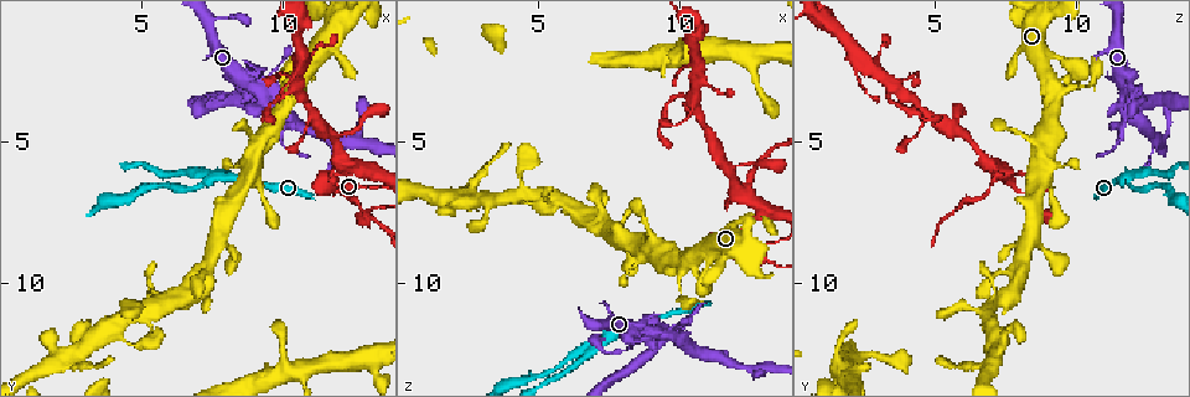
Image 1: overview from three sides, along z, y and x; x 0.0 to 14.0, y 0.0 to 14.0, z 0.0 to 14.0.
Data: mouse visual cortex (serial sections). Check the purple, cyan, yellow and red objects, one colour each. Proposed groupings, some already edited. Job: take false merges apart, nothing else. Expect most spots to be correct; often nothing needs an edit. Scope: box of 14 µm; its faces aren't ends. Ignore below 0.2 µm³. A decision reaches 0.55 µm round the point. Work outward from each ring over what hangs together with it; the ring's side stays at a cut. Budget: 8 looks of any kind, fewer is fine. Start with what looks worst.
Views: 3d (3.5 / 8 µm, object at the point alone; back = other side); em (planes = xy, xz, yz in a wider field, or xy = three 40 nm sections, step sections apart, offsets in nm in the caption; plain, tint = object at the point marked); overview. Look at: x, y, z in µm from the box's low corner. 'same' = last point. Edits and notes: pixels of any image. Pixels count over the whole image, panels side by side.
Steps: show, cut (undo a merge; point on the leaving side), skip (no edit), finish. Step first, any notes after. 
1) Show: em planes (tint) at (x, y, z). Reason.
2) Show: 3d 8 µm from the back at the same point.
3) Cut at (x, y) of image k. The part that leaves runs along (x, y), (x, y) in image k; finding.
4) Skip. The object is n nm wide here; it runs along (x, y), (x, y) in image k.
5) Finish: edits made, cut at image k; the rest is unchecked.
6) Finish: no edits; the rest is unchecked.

Show: 3d 3.5 µm at (7.5, 6.2, 11.8). Branch point.

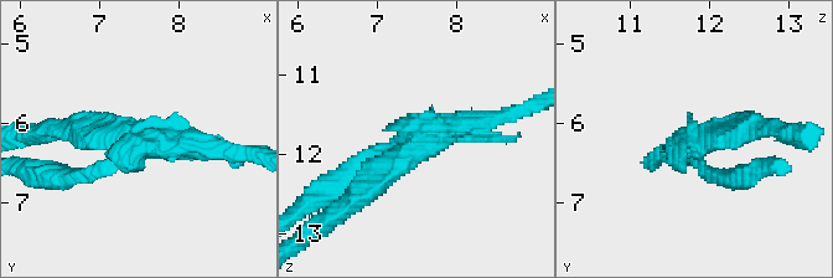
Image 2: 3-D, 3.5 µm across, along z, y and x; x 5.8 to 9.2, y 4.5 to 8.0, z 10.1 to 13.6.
Show: em xy step 1 (tint) at (7.55, 6.20, 11.85). Now the EM.

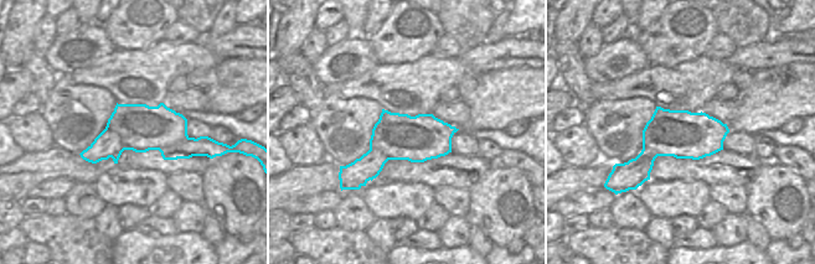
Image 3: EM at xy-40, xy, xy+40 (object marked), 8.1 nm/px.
Cut at (353, 163) of image 2. The part that leaves runs along (387, 147), (352, 165), (310, 200) in image 2; two cells meet here.

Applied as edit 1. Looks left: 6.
Show: overview. Redraw.

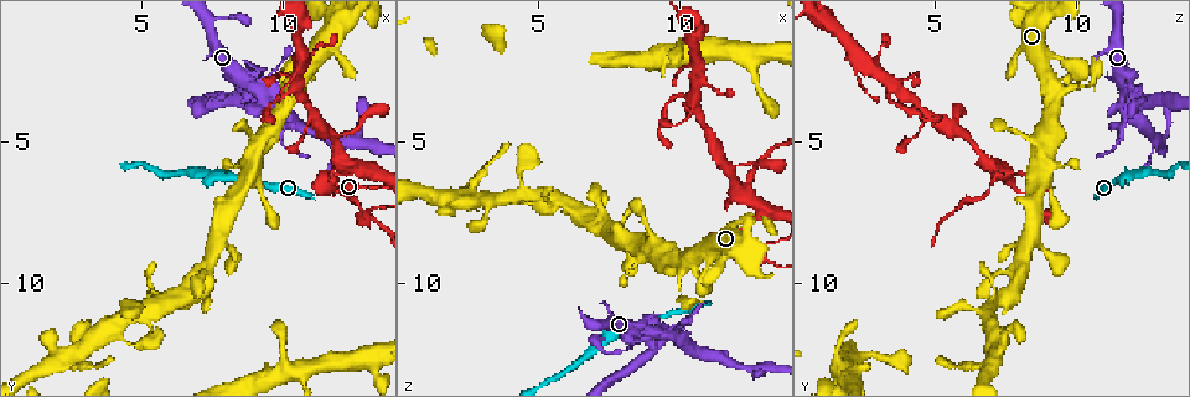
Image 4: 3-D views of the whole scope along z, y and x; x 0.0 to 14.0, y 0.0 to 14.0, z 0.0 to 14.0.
Show: 3d 3.5 µm at (12.0, 5.5, 6.8). Narrows sharply.

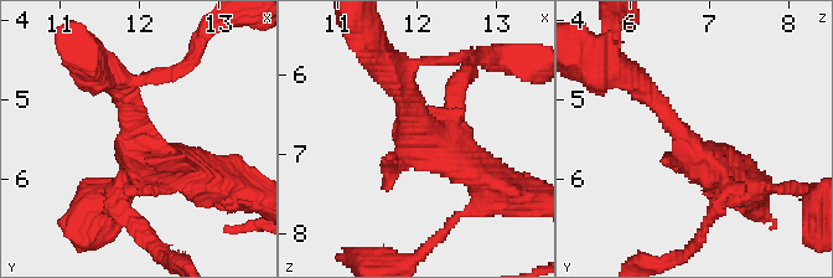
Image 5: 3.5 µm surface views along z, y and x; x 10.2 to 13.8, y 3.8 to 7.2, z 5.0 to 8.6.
Show: em xy step 5 (tint) at (11.90, 5.60, 6.75).

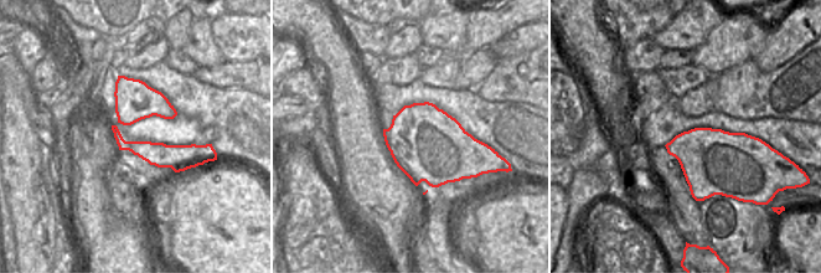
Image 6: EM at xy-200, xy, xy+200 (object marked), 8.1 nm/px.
Skip. The arms are 150, 250, 500 nm wide; one cell here.

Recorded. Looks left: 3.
Show: 3d 3.5 µm at (7.3, 9.4, 8.1). Thick turns thin.

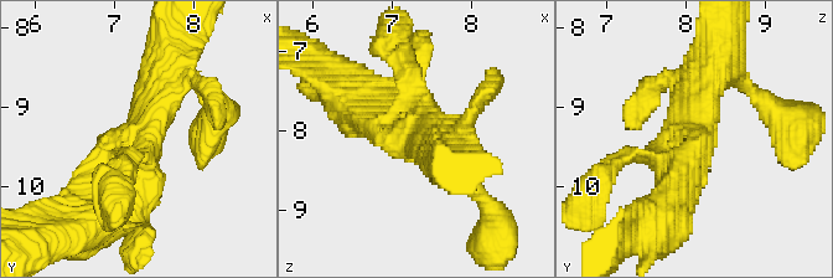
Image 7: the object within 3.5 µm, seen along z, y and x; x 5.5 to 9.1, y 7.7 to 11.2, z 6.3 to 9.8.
Show: em xy step 3 (tint) at (7.35, 9.40, 8.05).

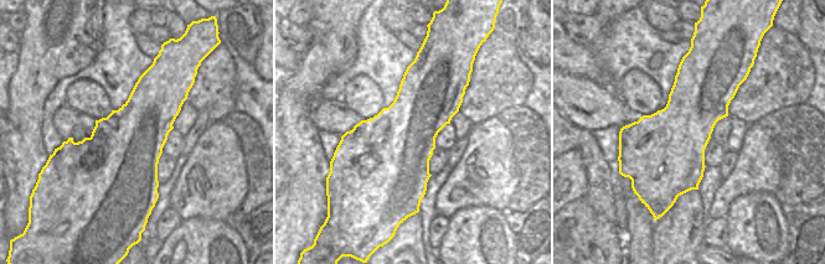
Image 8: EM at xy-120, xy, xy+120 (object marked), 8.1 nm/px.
Skip. The object is 650 nm wide here; it runs along (166, 68), (133, 168), (98, 206) in image 7; one cell here.

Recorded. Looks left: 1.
Finish: edits made, cut at image 2; the rest is unchecked.

